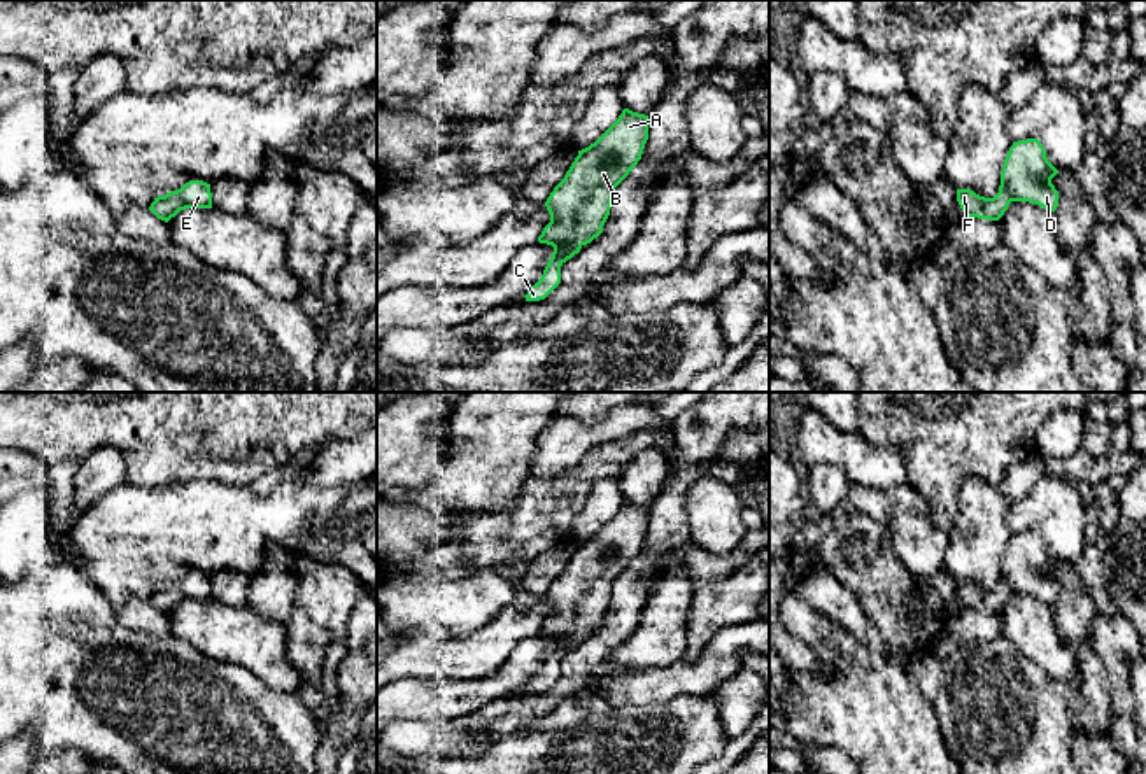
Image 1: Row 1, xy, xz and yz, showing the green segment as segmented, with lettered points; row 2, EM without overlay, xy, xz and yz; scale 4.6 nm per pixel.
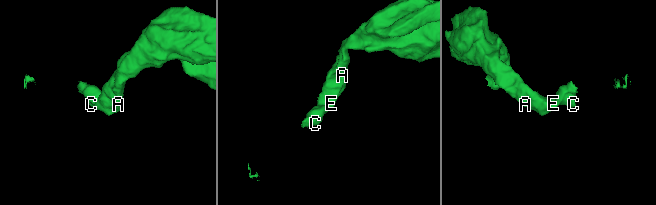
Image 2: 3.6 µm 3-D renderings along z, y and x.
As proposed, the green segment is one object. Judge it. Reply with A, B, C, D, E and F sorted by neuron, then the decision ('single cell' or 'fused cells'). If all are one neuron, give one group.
A B C D E F | single cell

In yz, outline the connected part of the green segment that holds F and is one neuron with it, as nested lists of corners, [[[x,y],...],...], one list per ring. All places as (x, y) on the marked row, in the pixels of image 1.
[[[1037,138],[1018,140],[1004,159],[999,193],[985,198],[971,189],[957,189],[957,201],[964,215],[988,221],[999,221],[1011,201],[1029,201],[1055,212],[1058,191],[1051,179],[1057,173]]]

